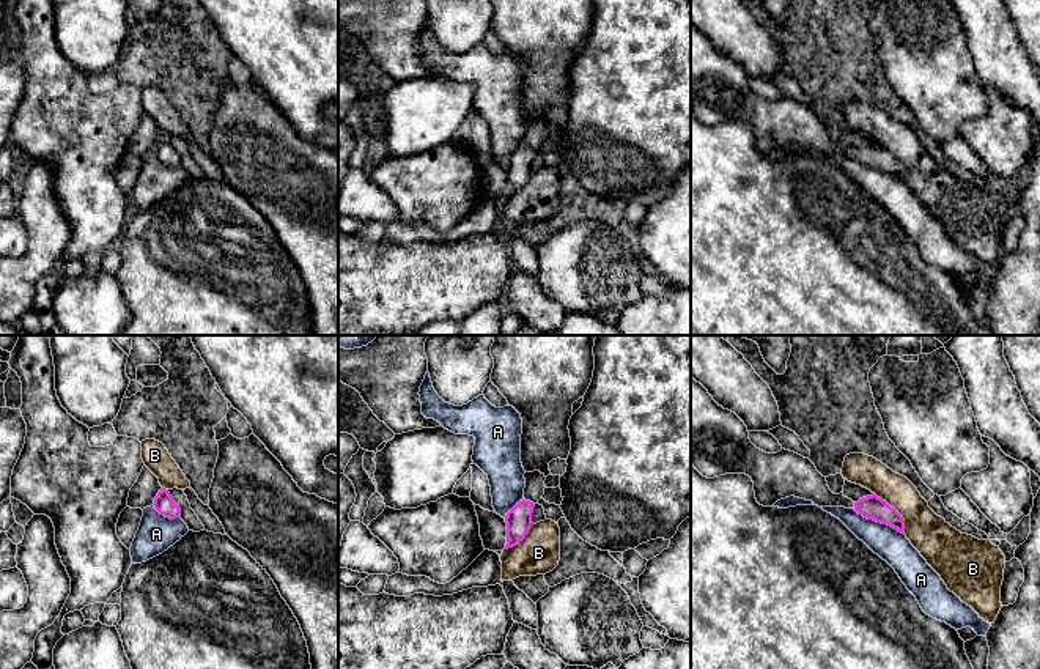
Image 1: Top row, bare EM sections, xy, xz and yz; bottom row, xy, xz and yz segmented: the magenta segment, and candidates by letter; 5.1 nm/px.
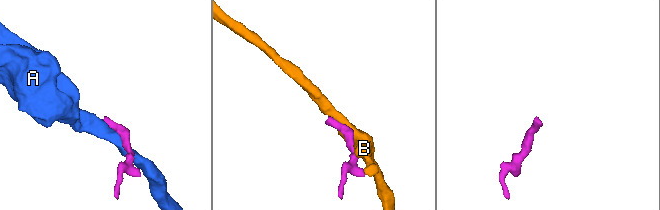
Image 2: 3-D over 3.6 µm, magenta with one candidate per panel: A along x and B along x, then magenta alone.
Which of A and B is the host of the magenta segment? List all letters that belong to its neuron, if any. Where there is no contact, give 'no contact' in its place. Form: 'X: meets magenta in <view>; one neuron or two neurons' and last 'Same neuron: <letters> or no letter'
A: meets magenta in yz; two neurons
B: meets magenta in yz; two neurons
Same neuron: no letter

